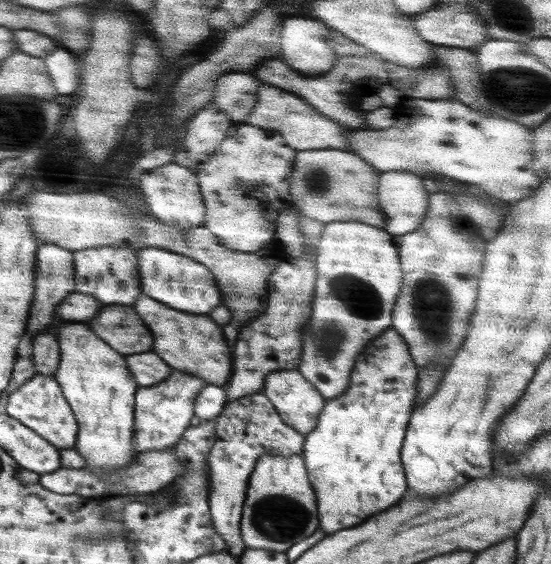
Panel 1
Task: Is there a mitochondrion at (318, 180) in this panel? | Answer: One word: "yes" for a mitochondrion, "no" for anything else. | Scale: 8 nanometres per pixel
yes

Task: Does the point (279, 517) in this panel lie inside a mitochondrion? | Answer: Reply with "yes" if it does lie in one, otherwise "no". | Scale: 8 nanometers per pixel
yes

